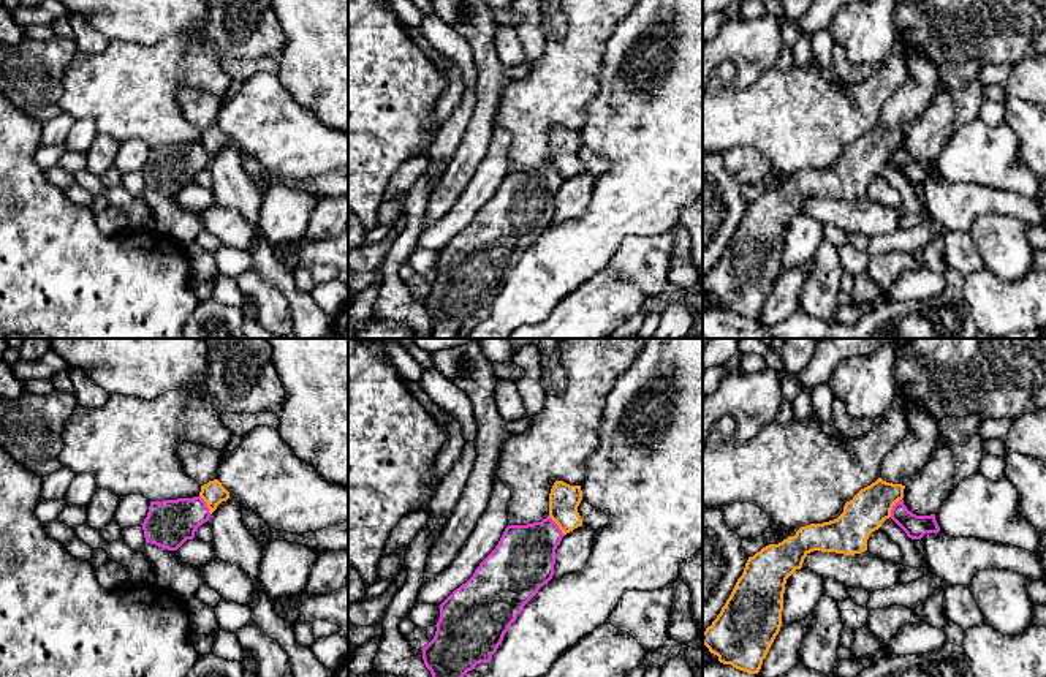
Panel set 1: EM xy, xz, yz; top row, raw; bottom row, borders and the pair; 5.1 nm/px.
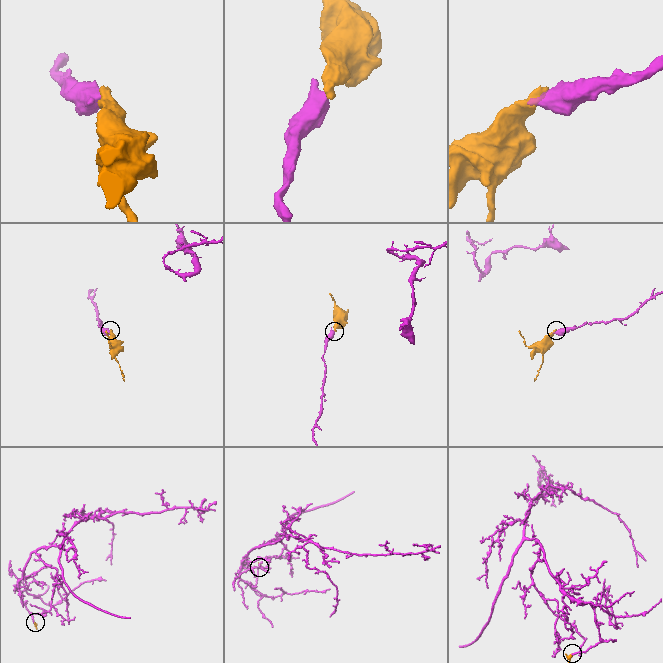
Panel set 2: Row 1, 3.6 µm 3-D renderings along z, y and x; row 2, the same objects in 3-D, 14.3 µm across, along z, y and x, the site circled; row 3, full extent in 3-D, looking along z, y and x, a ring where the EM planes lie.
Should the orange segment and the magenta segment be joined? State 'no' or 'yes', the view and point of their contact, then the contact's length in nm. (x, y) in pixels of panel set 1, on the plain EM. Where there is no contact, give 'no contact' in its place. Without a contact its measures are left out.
no | xz (557, 170) | 130 nm

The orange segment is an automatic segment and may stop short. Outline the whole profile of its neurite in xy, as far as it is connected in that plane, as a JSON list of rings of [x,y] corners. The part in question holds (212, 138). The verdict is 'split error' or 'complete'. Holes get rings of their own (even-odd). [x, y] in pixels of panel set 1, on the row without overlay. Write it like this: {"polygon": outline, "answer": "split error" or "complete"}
{"polygon": [[[184,87],[179,90],[177,98],[187,120],[201,131],[199,142],[212,160],[222,147],[229,144],[229,138],[217,125],[217,114],[225,96]]], "answer": "split error"}

